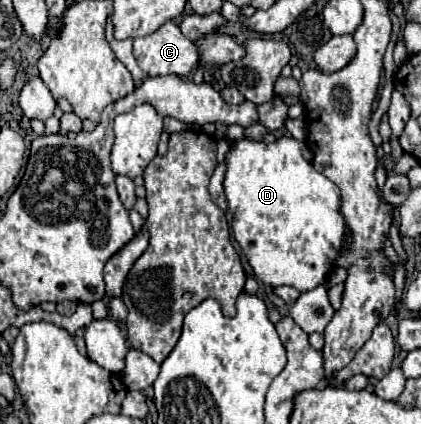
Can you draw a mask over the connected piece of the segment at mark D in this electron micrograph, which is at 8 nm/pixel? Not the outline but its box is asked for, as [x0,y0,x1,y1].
[224,138,346,292]

